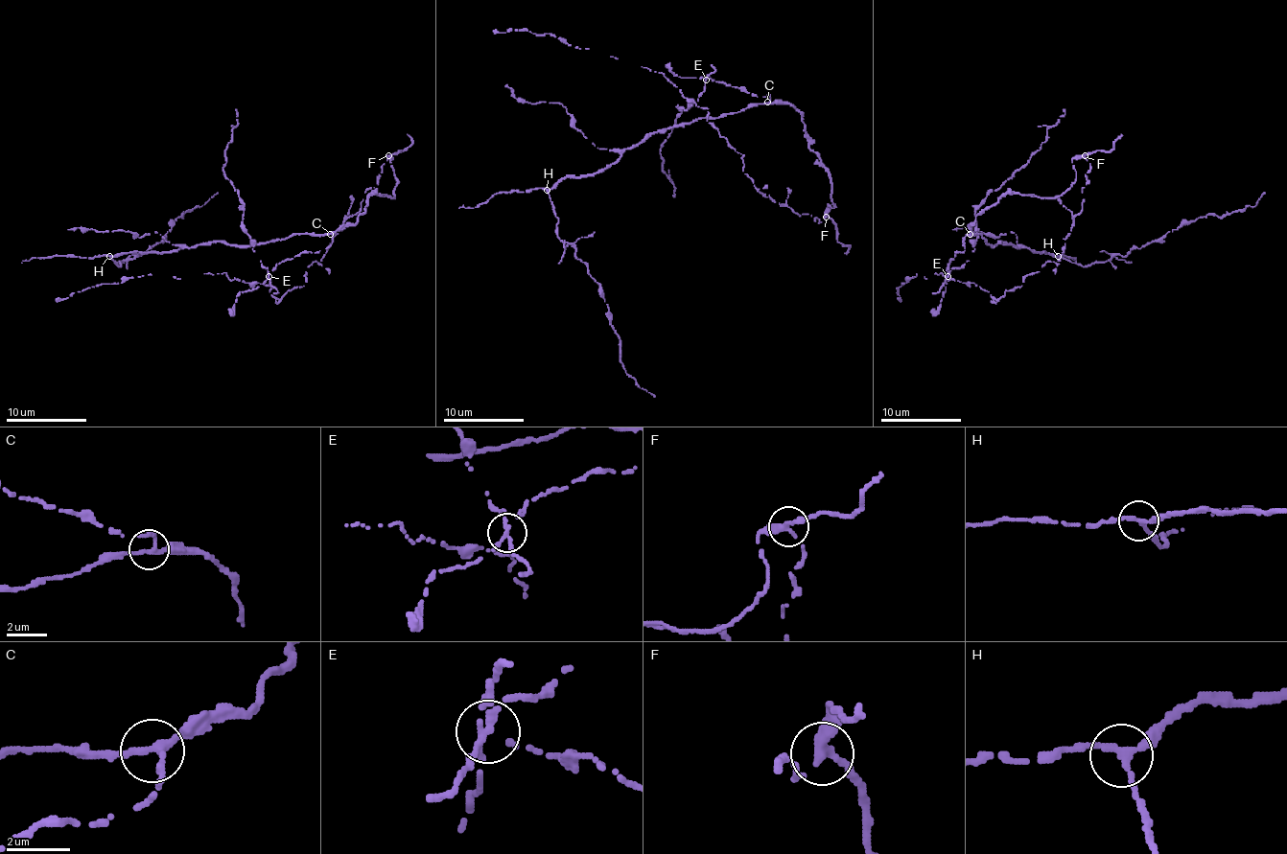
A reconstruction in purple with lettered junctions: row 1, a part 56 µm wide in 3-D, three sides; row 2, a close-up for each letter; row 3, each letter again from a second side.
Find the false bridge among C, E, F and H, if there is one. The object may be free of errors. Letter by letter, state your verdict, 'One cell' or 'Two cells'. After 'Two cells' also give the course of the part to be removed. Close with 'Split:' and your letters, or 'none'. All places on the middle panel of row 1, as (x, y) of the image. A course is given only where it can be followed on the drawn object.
C: One cell
E: Two cells. Course of the part to remove: (705, 80), (705, 90), (685, 110), (679, 108), (681, 112), (659, 150), (663, 173), (675, 188), (673, 195)
F: One cell
H: One cell
Split: E

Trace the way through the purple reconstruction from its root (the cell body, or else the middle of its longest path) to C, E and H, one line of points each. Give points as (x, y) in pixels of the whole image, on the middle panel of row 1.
C: (820, 162), (820, 156), (809, 149), (809, 136), (802, 122), (802, 114), (791, 104), (767, 102)
E: (820, 162), (820, 156), (809, 149), (802, 114), (791, 104), (776, 104), (769, 96), (705, 80)
H: (820, 162), (791, 104), (749, 104), (649, 132), (605, 168), (565, 176), (547, 190)

